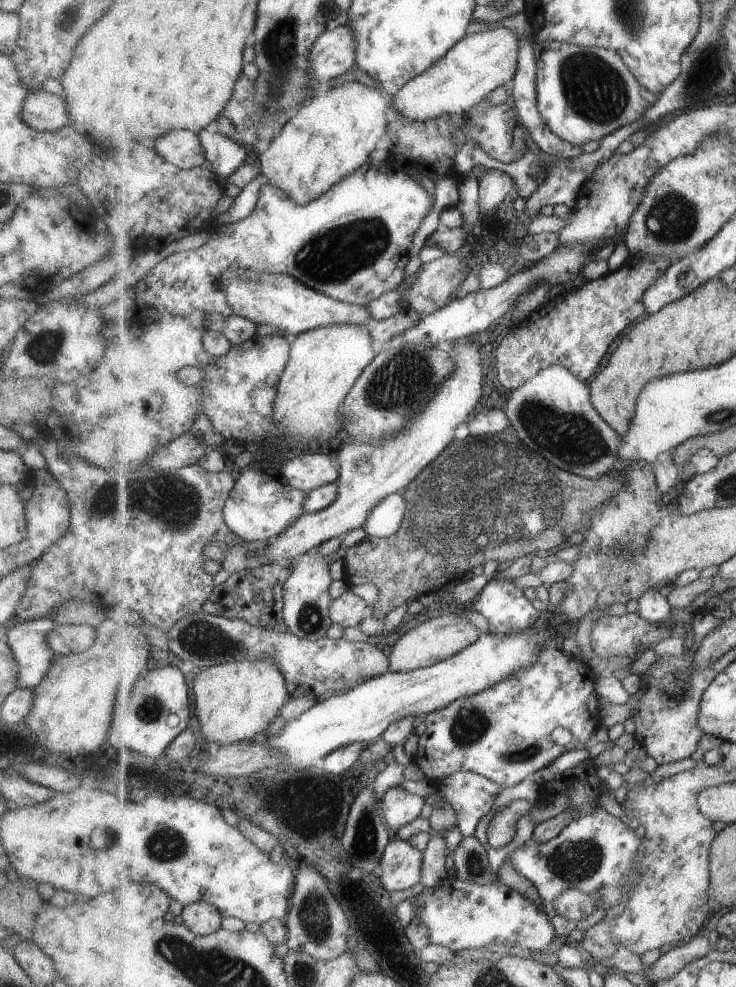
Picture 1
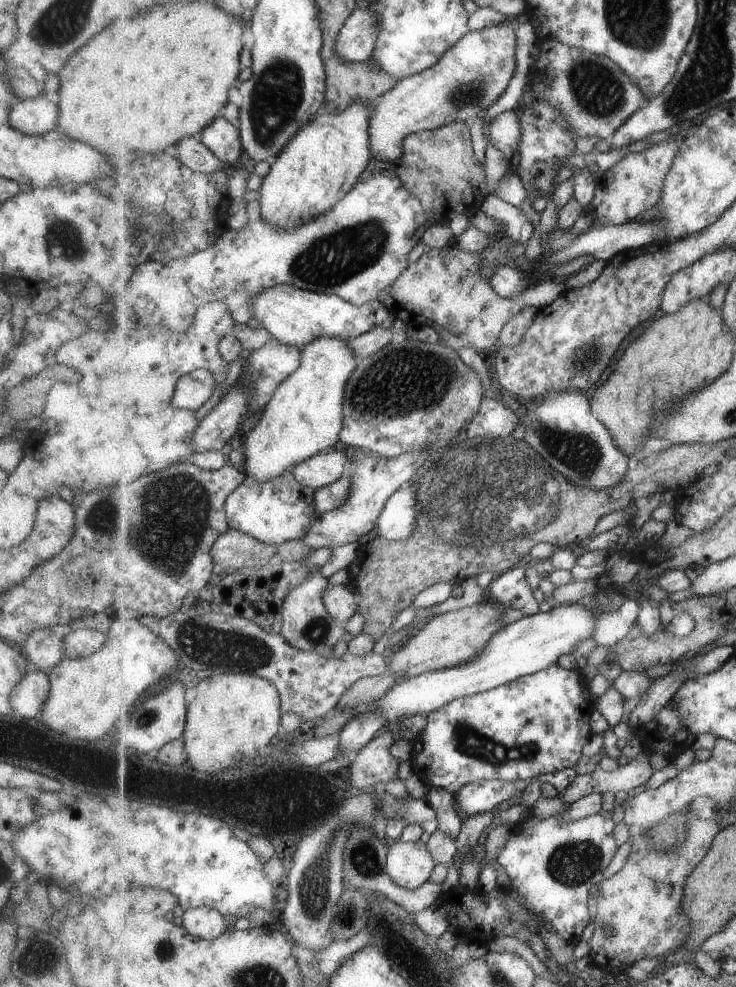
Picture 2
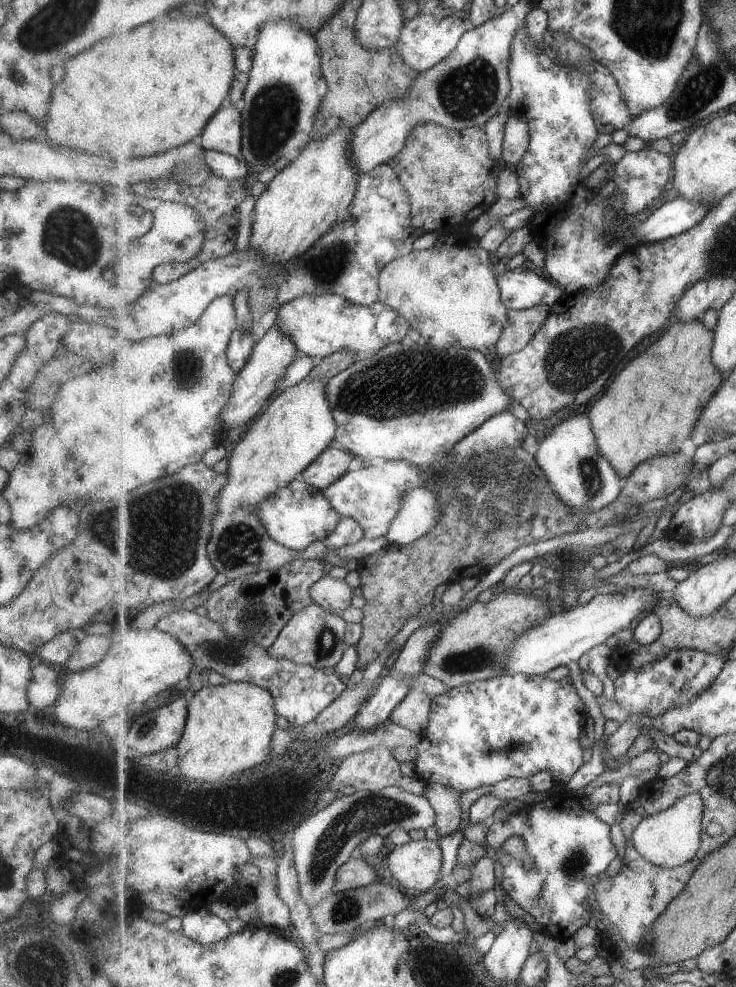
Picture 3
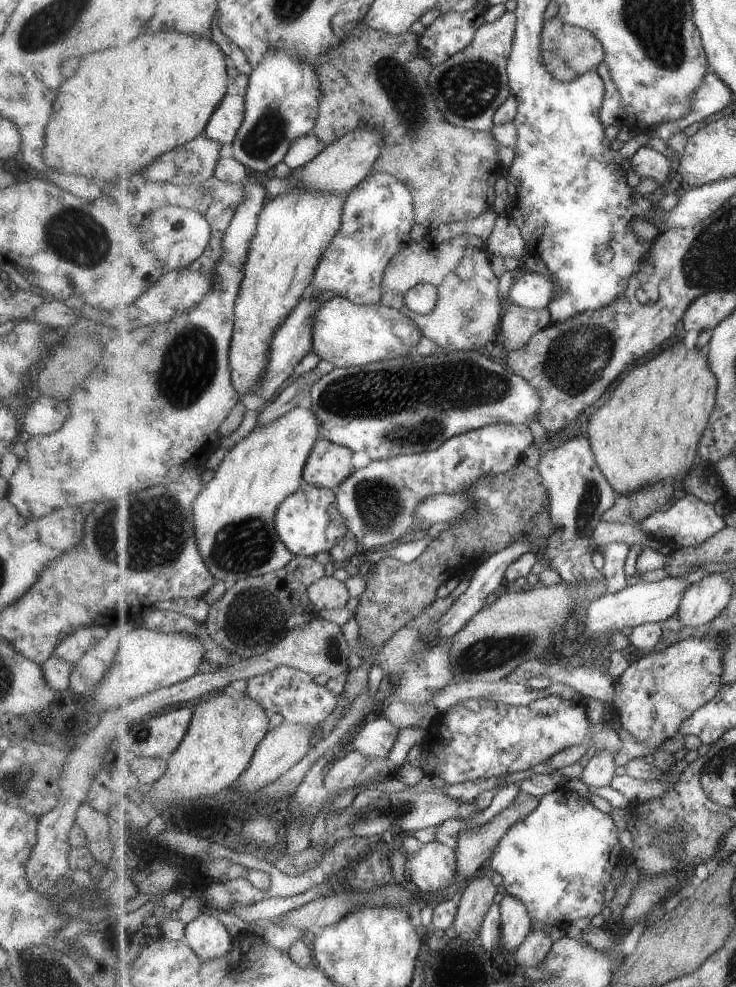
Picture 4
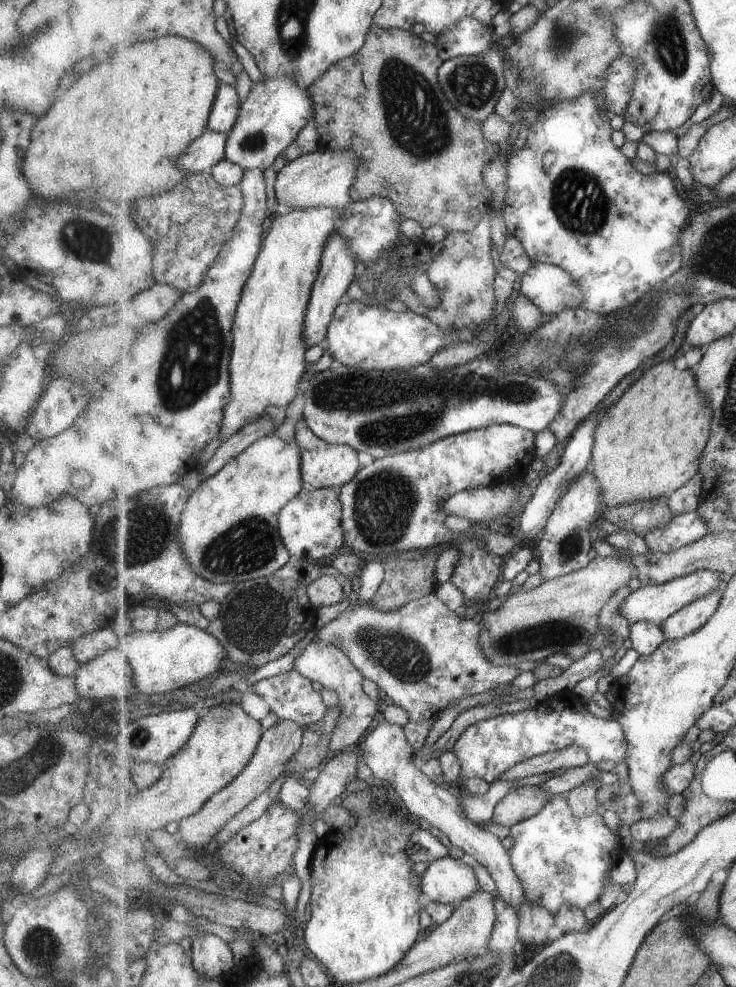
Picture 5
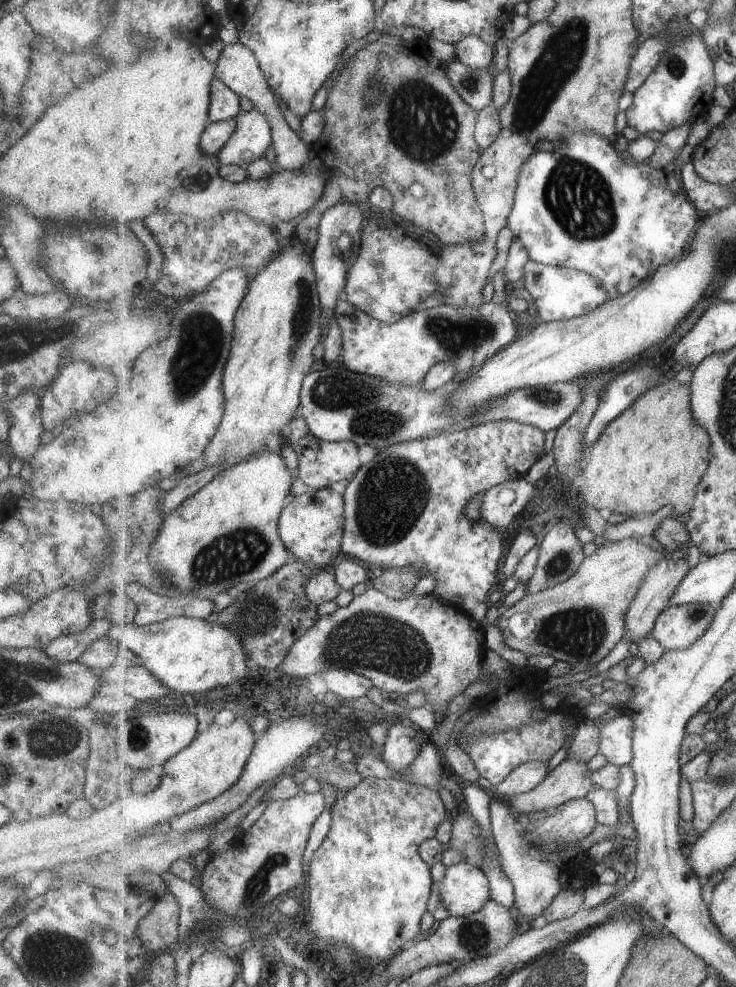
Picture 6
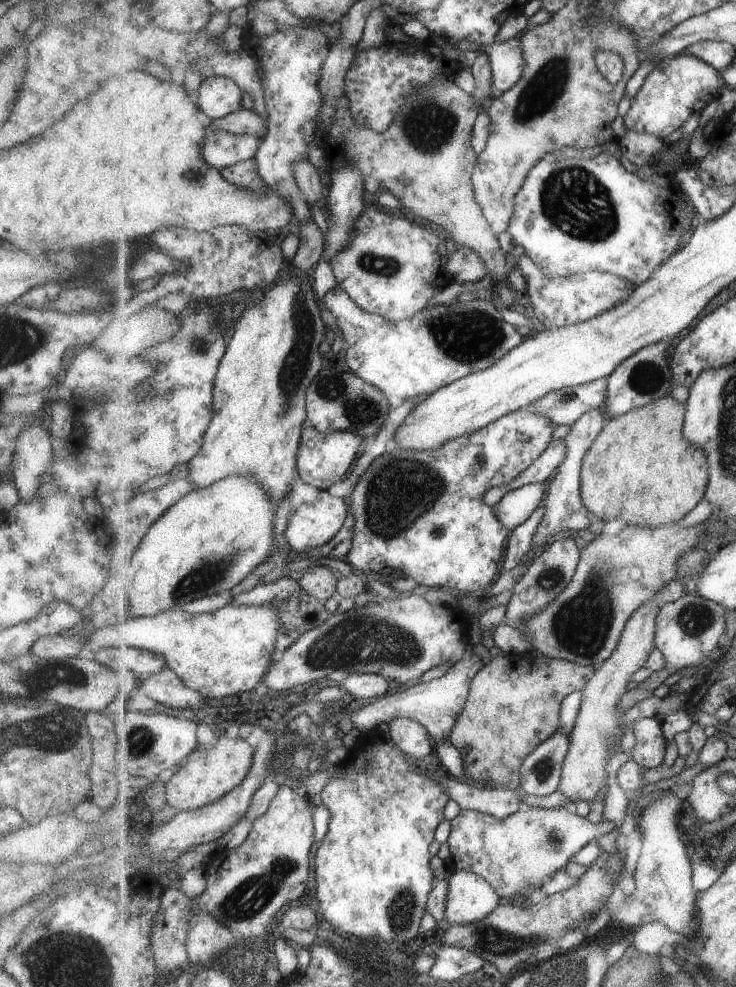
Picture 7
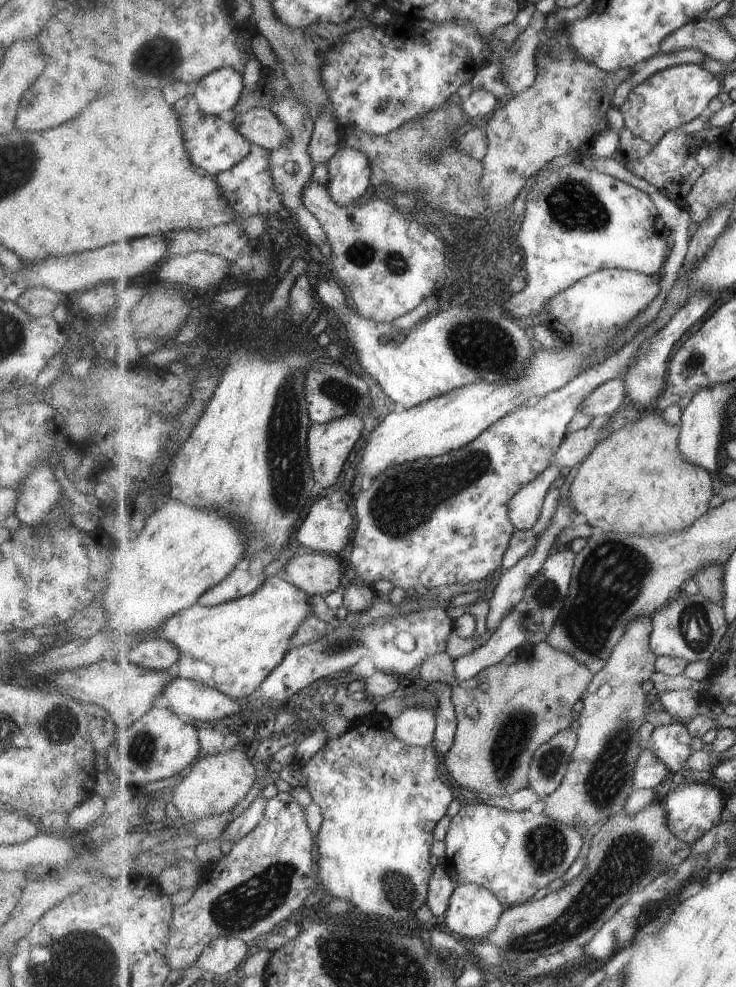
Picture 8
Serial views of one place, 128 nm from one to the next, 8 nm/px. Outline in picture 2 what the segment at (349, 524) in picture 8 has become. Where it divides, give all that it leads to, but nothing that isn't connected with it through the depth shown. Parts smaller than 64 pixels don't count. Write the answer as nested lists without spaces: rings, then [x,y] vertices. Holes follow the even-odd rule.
[[[289,470],[266,483],[258,483],[247,475],[246,481],[226,500],[230,526],[251,534],[264,543],[280,545],[289,540],[303,539],[320,516],[314,491],[305,488]]]

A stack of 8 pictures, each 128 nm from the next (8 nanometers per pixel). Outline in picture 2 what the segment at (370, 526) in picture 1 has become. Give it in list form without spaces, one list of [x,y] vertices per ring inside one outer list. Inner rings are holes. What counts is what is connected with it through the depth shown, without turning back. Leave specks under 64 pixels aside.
[[[405,486],[391,495],[378,518],[376,527],[389,541],[406,541],[414,535],[417,524],[417,490]]]

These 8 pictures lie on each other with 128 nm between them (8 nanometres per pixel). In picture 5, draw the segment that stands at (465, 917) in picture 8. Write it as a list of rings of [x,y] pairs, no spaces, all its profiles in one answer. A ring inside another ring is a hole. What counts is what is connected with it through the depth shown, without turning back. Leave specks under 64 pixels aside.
[[[451,856],[432,861],[422,876],[422,889],[425,892],[426,901],[435,901],[448,905],[455,905],[455,908],[462,906],[462,902],[471,898],[480,888],[477,874],[472,866],[463,863],[461,859],[451,858]]]

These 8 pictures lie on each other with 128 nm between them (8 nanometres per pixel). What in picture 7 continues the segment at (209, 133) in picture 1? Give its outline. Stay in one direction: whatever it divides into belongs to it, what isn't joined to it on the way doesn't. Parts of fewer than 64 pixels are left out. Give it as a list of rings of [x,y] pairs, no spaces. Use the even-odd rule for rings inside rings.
[[[207,77],[196,93],[198,108],[212,121],[217,121],[242,109],[243,94],[239,84],[231,78]]]

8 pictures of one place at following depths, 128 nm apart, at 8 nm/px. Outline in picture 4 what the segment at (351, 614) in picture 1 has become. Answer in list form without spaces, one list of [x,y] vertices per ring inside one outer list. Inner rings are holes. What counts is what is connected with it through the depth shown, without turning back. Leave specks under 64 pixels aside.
[[[329,573],[310,586],[308,595],[316,608],[322,610],[343,608],[351,597],[346,583],[331,577]]]

